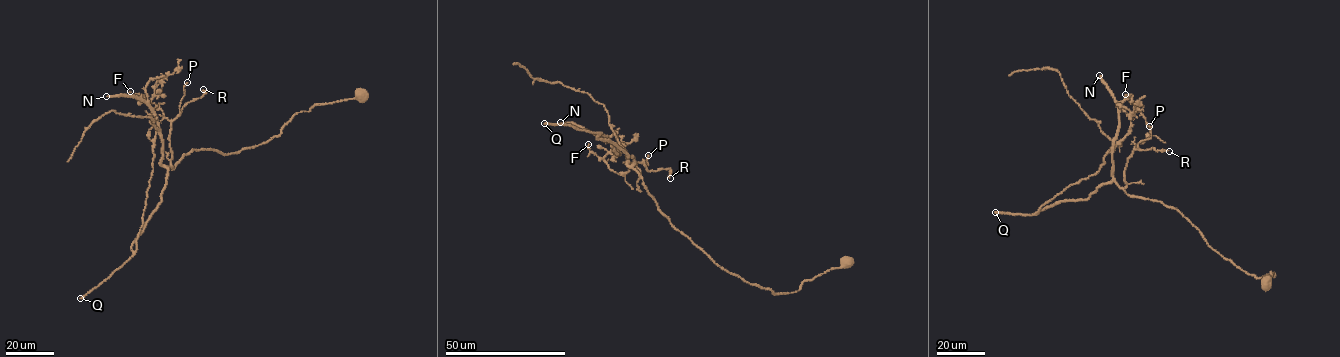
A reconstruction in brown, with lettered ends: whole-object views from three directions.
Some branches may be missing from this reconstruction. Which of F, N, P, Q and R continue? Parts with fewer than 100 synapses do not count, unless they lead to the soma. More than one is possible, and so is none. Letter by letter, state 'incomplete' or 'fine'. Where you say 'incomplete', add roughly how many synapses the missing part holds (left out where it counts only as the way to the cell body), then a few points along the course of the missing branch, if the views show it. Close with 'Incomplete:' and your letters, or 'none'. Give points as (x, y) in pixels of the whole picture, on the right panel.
F: fine
N: incomplete; 140 synapses
P: fine
Q: incomplete; 250 synapses
R: fine
Incomplete: N, Q

